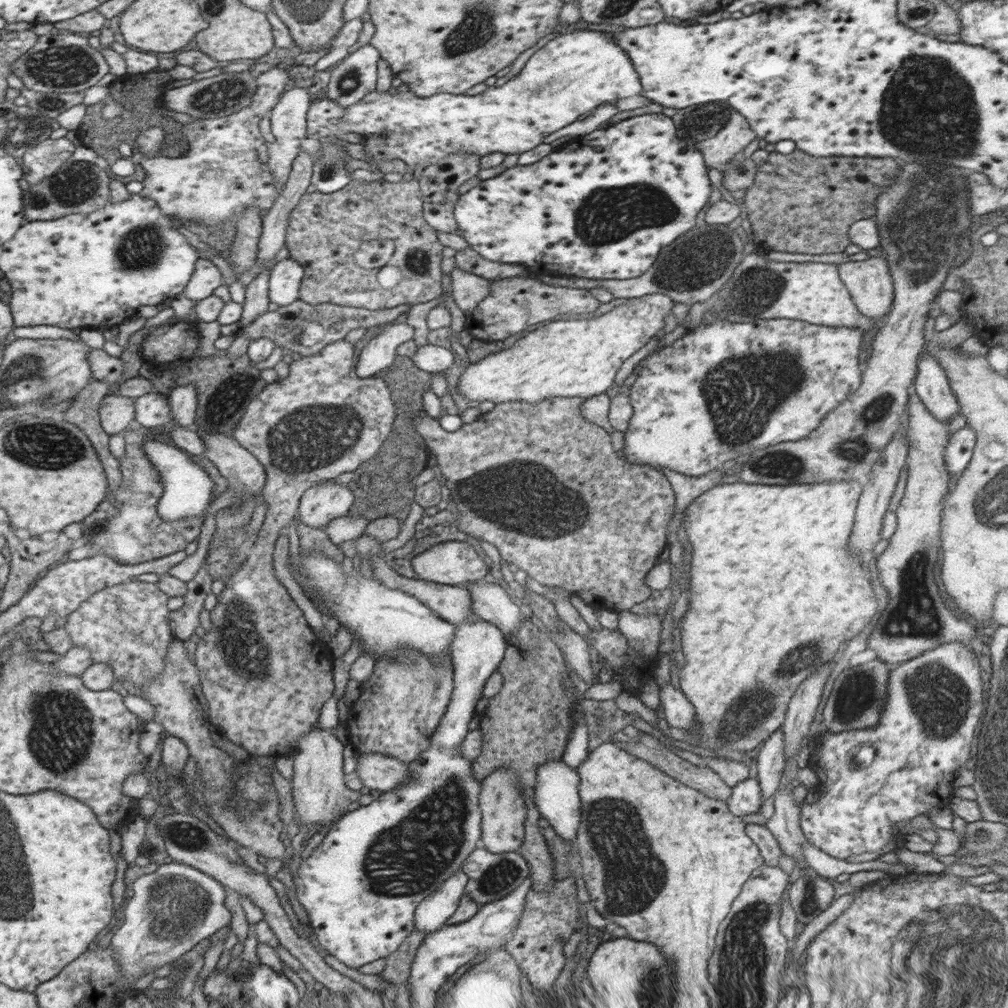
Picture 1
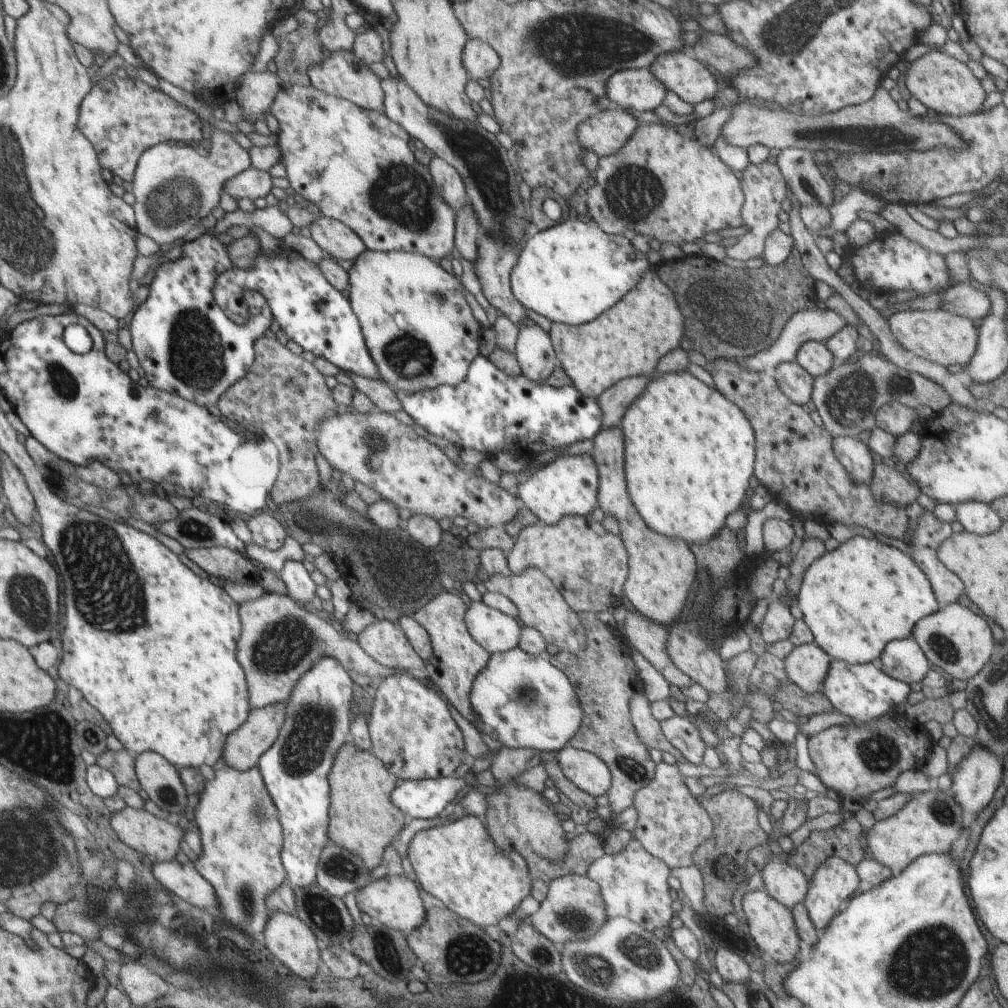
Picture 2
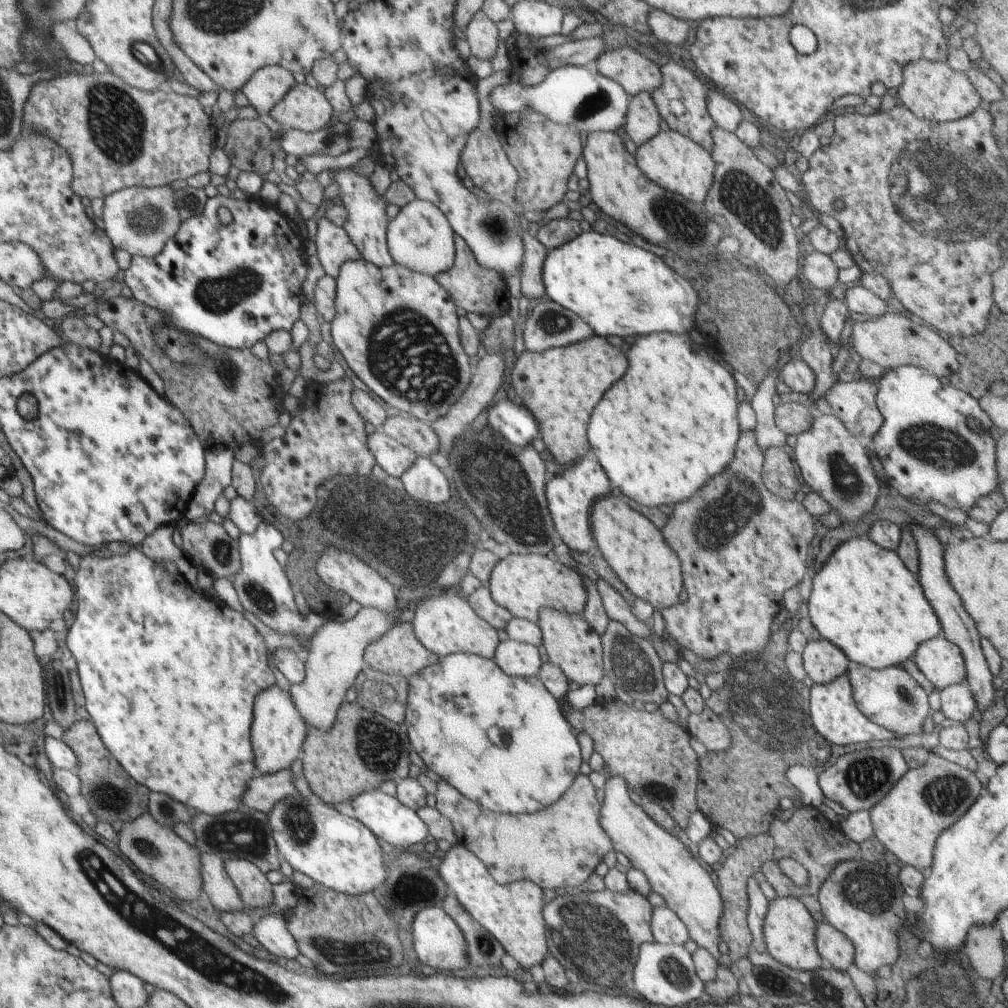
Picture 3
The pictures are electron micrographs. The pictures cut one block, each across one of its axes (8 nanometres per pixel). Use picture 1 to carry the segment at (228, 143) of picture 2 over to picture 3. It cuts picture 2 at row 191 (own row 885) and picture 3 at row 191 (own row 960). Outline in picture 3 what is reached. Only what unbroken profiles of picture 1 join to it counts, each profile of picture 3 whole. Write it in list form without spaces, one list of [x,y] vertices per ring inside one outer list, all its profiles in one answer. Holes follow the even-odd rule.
[[[164,185],[125,188],[106,197],[101,218],[104,230],[115,247],[126,250],[132,257],[153,257],[160,253],[168,238],[175,236],[182,222],[175,205],[174,193],[174,189]]]

